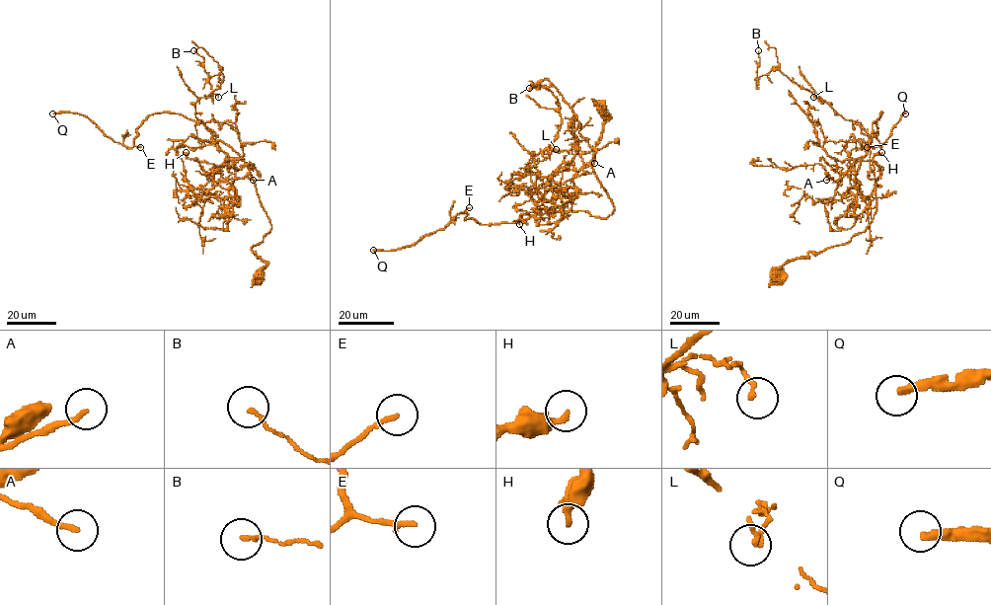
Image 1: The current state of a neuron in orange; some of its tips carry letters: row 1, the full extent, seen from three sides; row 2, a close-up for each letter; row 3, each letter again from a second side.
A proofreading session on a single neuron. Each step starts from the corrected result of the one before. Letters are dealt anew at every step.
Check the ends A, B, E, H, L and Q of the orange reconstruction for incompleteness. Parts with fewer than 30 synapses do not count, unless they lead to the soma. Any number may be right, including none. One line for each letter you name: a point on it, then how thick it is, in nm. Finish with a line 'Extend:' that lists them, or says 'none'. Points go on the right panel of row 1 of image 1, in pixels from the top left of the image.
A: at (826, 180); 190 nm thick
E: at (867, 147); 170 nm thick
Q: at (905, 113); 300 nm thick
Extend: A, E, Q

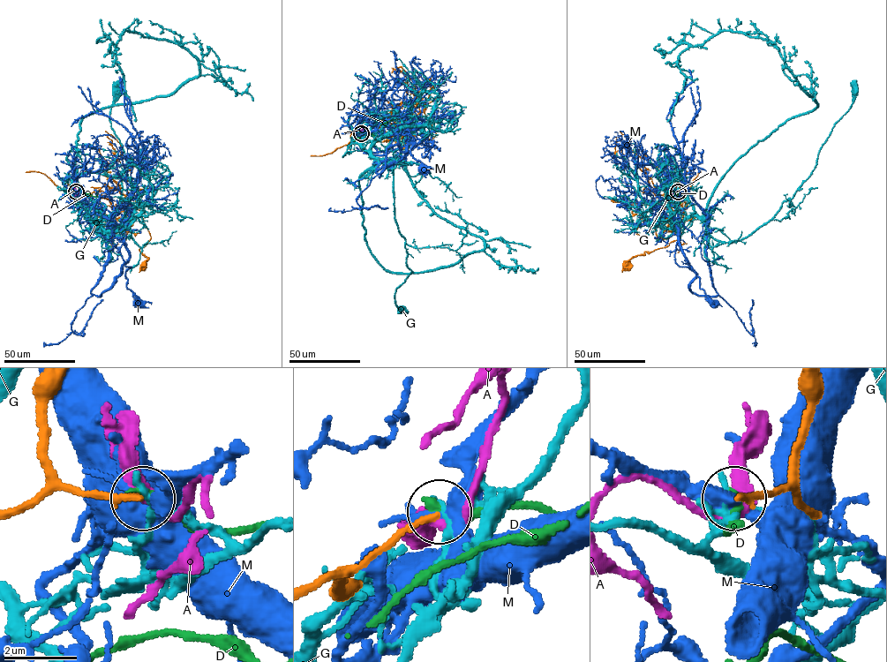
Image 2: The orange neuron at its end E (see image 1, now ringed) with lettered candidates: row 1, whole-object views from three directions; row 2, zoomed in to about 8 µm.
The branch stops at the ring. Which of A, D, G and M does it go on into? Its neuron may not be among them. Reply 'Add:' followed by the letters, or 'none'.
Add: none

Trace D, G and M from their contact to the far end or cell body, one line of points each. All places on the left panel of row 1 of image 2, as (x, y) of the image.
D: (75, 191), (107, 196)
G: (76, 191), (78, 208), (101, 222), (108, 242), (126, 164), (109, 120), (116, 90)
M: (75, 191), (121, 229), (120, 253), (129, 267), (126, 288), (140, 303)

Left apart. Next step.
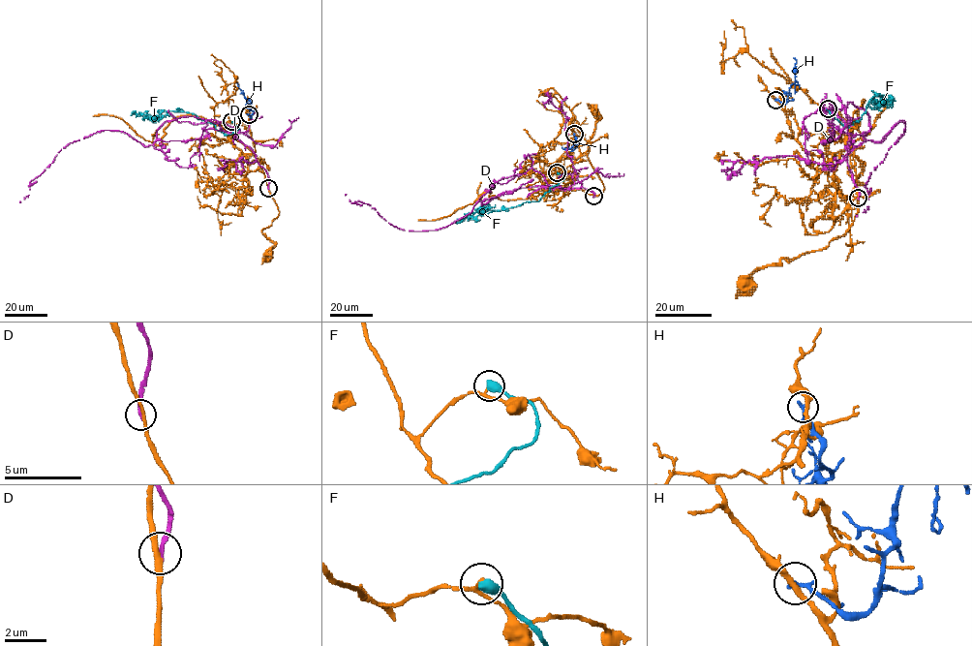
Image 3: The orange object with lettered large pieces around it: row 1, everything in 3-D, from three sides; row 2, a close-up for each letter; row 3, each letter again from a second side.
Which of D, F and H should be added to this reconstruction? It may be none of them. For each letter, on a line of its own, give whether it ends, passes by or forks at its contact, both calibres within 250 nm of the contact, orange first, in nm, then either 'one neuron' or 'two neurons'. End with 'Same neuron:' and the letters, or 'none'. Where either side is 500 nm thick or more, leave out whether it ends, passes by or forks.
D: it ends | 240/220 nm | two neurons
F: 130/500 nm | two neurons
H: it ends | 280/240 nm | two neurons
Same neuron: none

